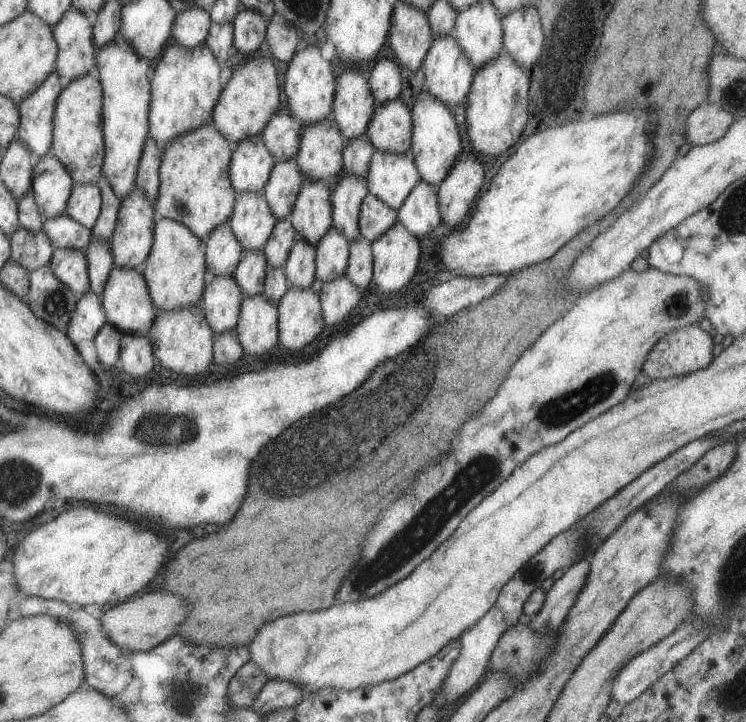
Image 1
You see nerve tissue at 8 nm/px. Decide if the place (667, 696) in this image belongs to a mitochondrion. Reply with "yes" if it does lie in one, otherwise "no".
no

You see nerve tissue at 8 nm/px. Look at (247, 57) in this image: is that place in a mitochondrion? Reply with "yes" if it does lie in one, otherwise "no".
no

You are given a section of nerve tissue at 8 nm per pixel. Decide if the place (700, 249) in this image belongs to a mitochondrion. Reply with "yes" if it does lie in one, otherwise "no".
no

